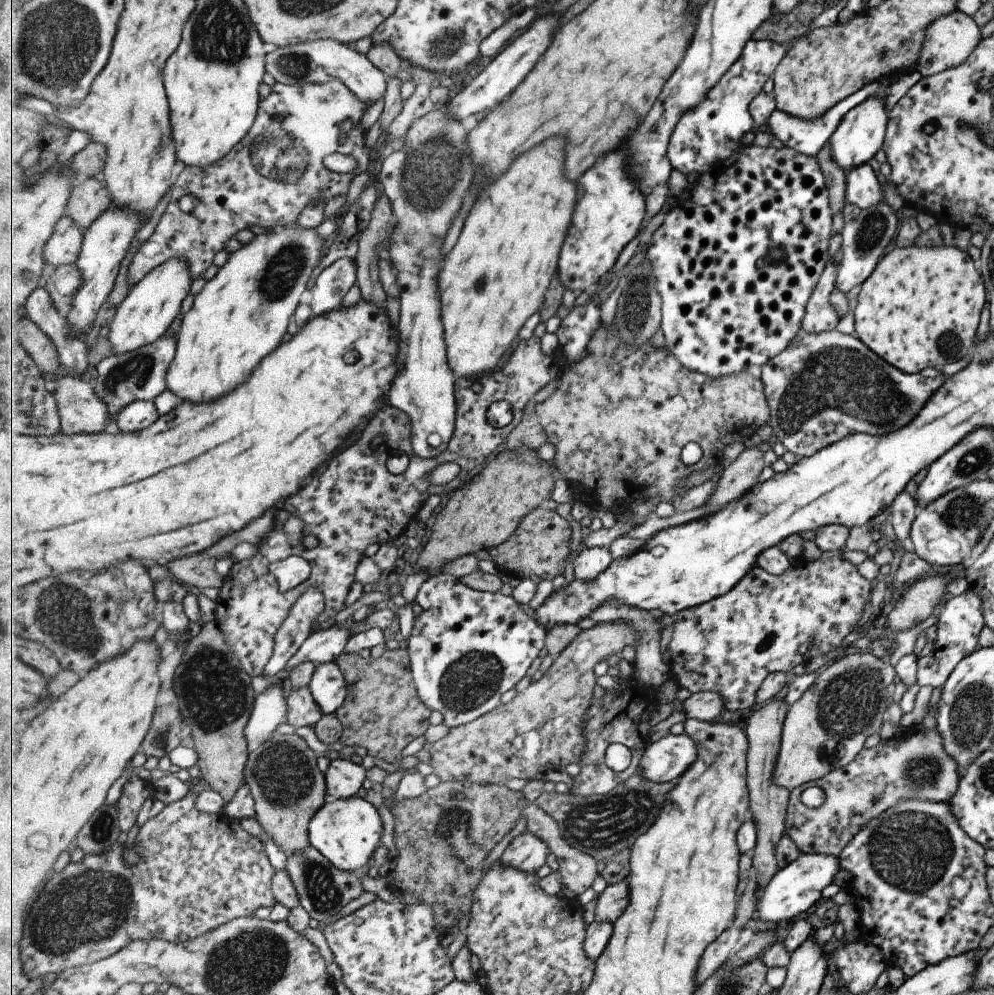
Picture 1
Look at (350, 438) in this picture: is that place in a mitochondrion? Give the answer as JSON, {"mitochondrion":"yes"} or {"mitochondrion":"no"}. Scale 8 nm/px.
{"mitochondrion":"no"}

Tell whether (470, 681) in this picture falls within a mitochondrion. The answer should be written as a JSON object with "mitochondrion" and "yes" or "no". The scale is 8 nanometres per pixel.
{"mitochondrion":"yes"}

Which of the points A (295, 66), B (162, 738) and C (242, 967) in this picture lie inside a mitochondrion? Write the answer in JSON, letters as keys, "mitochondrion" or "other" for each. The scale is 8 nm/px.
{"A":"mitochondrion","B":"mitochondrion","C":"mitochondrion"}

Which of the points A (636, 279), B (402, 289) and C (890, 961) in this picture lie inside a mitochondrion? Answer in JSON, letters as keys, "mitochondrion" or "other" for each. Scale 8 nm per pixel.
{"A":"mitochondrion","B":"other","C":"other"}

